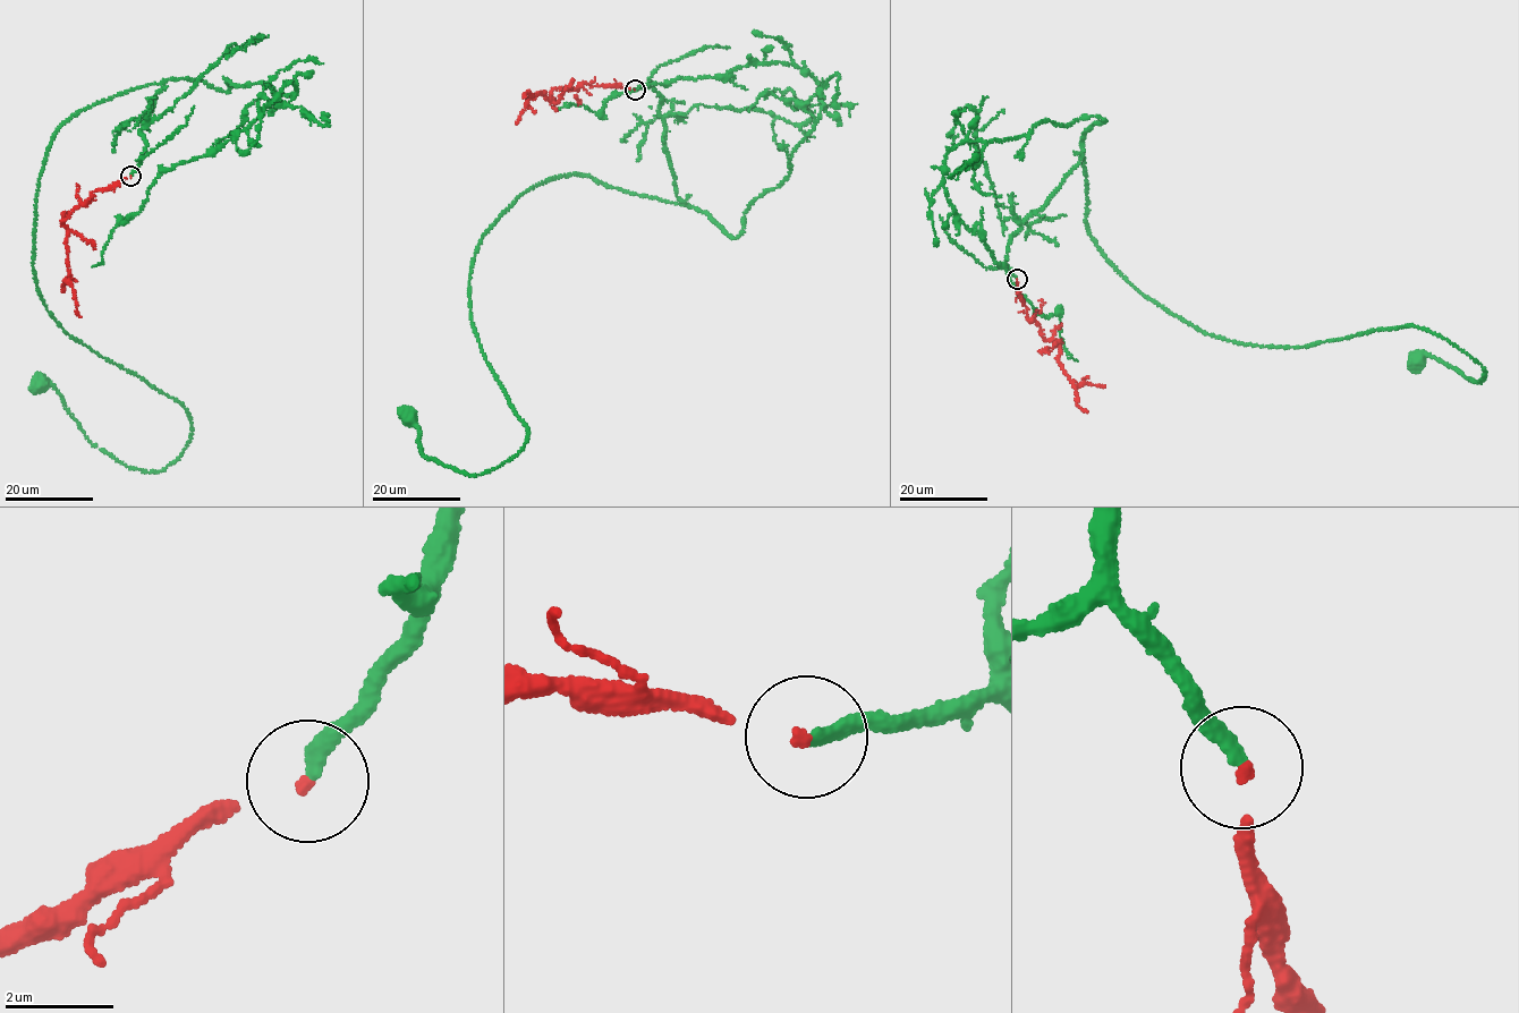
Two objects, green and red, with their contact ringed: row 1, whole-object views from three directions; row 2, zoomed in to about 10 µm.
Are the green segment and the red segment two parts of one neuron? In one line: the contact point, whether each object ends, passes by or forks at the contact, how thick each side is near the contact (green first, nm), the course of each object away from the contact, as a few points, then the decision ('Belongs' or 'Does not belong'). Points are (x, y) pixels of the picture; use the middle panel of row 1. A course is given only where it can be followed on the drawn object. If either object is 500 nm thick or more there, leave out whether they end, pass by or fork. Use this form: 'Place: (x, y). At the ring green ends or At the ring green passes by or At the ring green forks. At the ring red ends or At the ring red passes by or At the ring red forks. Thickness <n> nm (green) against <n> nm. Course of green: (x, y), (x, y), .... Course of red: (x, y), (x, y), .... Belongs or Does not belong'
Place: (635, 90). At the ring green ends. At the ring red ends. Thickness 280 nm (green) against 130 nm. Course of green: (635, 90), (662, 102), (684, 204), (571, 172), (472, 263), (525, 447), (459, 473), (407, 415). Course of red: (635, 90), (583, 84), (569, 88), (557, 87), (550, 100), (543, 91), (531, 95), (528, 91), (526, 96). Belongs

